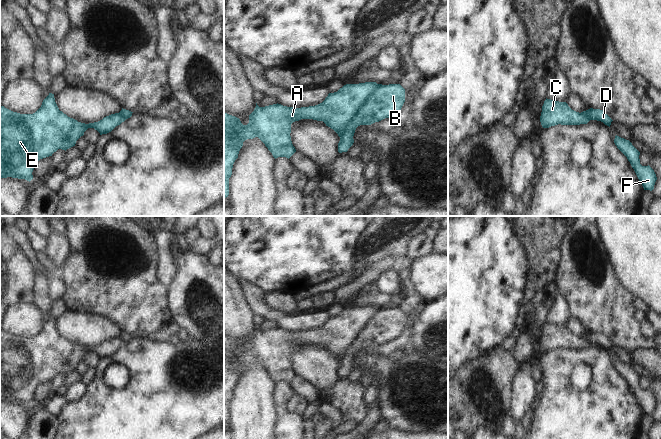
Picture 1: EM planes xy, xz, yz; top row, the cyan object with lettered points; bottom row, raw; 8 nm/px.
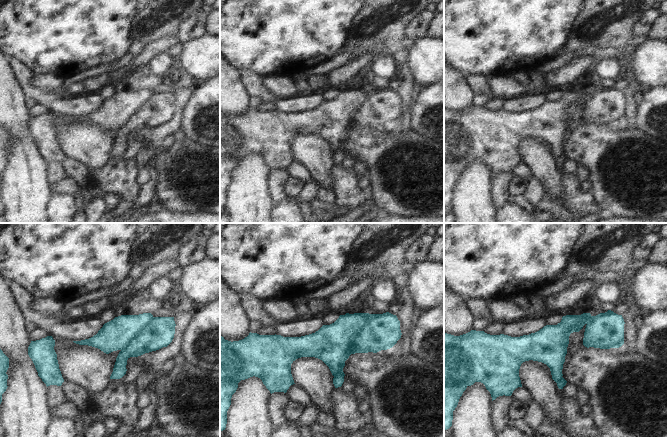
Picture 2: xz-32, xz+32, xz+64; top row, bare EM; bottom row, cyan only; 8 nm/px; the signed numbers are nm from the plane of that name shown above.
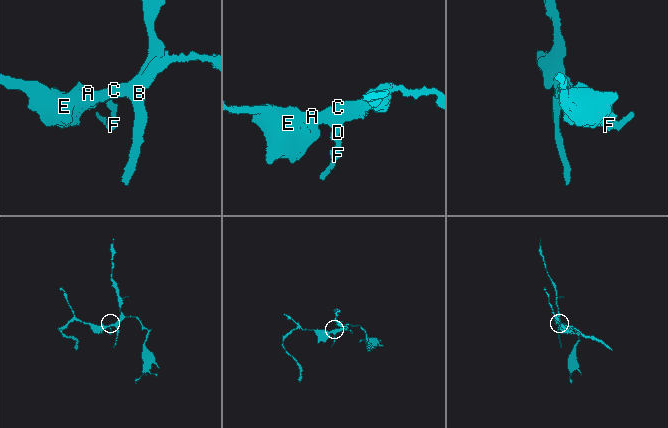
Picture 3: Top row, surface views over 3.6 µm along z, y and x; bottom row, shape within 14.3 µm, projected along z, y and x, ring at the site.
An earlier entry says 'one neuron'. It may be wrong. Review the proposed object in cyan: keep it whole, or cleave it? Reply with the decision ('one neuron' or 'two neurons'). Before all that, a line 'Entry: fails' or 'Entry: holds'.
Entry: fails
two neurons

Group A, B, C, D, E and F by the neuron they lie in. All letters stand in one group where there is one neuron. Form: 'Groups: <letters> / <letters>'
Groups: A C E F / B D.

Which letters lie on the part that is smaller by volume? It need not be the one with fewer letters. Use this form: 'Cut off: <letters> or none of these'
Cut off: B, D

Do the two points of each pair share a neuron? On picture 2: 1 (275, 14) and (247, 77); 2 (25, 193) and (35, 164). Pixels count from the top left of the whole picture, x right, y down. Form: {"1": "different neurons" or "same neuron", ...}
{"1": "different neurons", "2": "same neuron"}

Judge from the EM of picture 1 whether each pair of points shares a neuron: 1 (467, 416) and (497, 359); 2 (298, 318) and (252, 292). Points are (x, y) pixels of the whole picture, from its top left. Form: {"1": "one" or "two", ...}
{"1": "one", "2": "one"}

